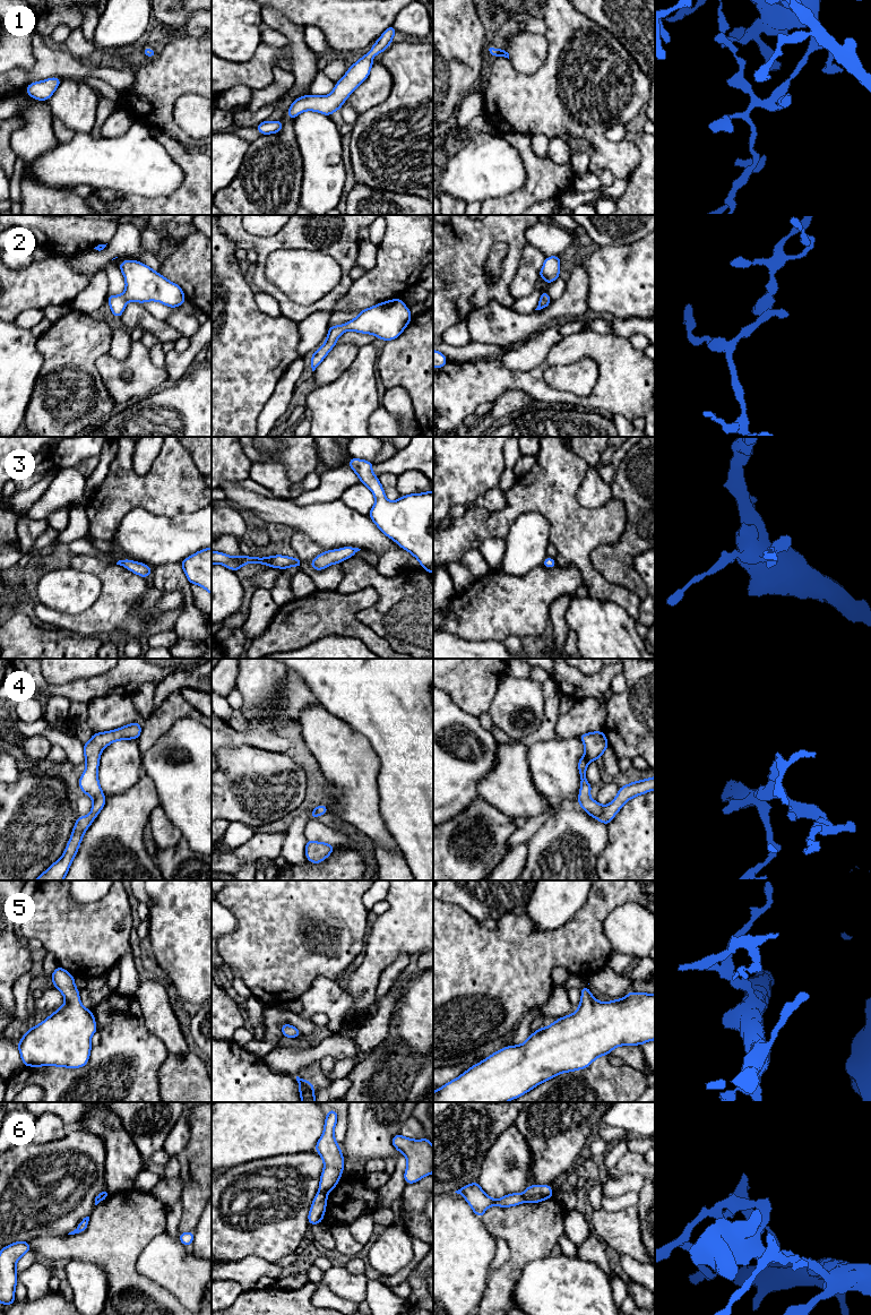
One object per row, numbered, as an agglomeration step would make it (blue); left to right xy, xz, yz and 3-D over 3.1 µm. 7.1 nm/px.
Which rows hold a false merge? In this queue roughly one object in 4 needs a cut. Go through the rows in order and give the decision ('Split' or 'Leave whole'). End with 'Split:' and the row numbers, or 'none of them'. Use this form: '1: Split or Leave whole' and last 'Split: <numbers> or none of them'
1: Leave whole
2: Leave whole
3: Leave whole
4: Leave whole
5: Leave whole
6: Split
Split: 6

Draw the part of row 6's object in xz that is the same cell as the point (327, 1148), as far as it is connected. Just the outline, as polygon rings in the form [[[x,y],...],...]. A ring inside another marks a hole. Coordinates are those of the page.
[[[328,1109],[324,1133],[314,1149],[324,1160],[325,1167],[320,1176],[319,1192],[326,1194],[338,1184],[345,1164],[342,1150],[339,1149],[334,1134],[337,1119],[337,1112],[333,1109]]]

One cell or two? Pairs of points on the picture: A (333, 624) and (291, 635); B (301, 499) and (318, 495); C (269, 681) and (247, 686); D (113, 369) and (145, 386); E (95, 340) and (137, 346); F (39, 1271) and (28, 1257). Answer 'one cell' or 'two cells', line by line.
A: one cell
B: one cell
C: one cell
D: one cell
E: two cells
F: two cells

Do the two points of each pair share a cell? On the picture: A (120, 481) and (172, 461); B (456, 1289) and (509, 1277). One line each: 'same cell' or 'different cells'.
A: same cell
B: different cells

